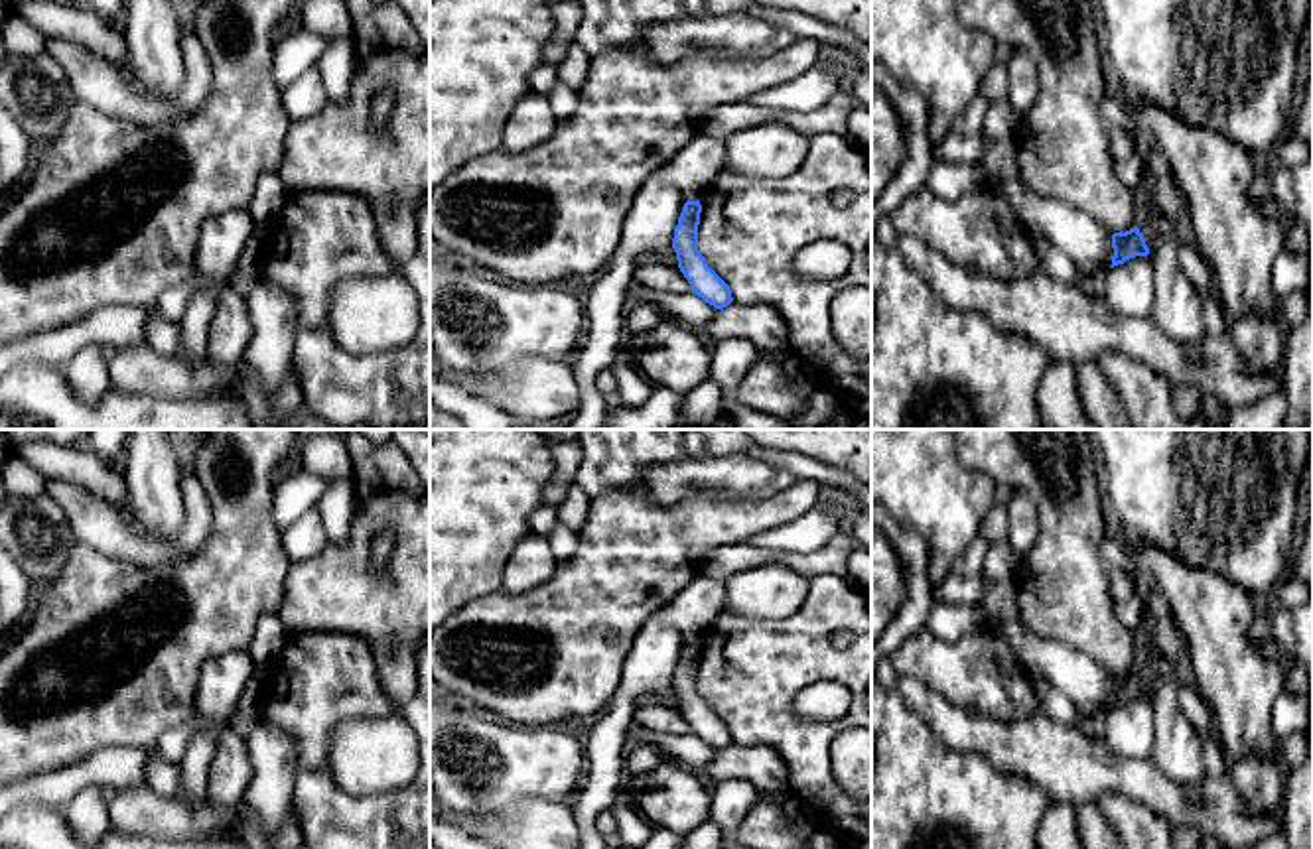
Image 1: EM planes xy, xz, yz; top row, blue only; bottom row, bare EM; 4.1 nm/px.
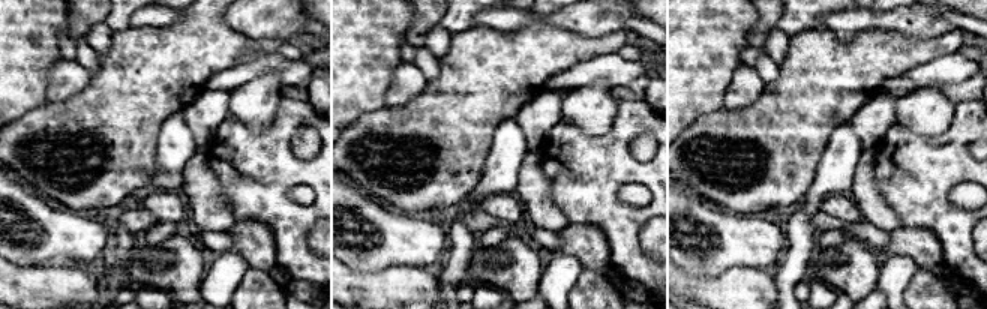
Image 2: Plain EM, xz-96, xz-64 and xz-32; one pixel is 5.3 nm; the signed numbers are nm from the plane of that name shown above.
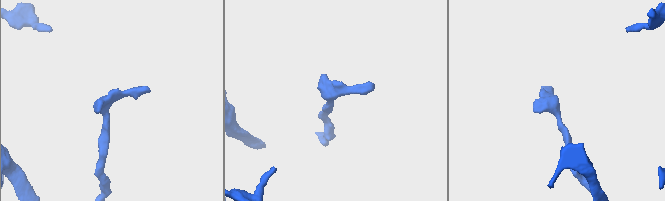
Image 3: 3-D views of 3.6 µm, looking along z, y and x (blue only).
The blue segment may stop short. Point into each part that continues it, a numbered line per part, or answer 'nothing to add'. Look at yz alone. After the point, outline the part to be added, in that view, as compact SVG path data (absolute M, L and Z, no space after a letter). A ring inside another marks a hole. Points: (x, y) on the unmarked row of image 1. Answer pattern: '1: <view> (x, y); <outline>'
nothing to add

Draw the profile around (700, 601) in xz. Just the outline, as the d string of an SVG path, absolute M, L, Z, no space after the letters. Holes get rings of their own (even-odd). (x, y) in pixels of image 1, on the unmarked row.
M698 571L653 619L674 626L686 642L702 642L726 605L724 579Z

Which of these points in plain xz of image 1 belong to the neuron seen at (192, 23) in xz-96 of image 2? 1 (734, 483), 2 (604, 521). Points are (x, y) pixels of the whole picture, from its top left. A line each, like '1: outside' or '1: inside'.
1: outside
2: inside

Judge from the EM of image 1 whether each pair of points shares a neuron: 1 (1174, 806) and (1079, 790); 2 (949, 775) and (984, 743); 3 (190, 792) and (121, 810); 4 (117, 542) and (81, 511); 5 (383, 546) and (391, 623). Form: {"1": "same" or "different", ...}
{"1": "same", "2": "different", "3": "different", "4": "same", "5": "different"}

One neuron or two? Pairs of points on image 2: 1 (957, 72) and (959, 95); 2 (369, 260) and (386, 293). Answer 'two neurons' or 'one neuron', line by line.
1: two neurons
2: two neurons

